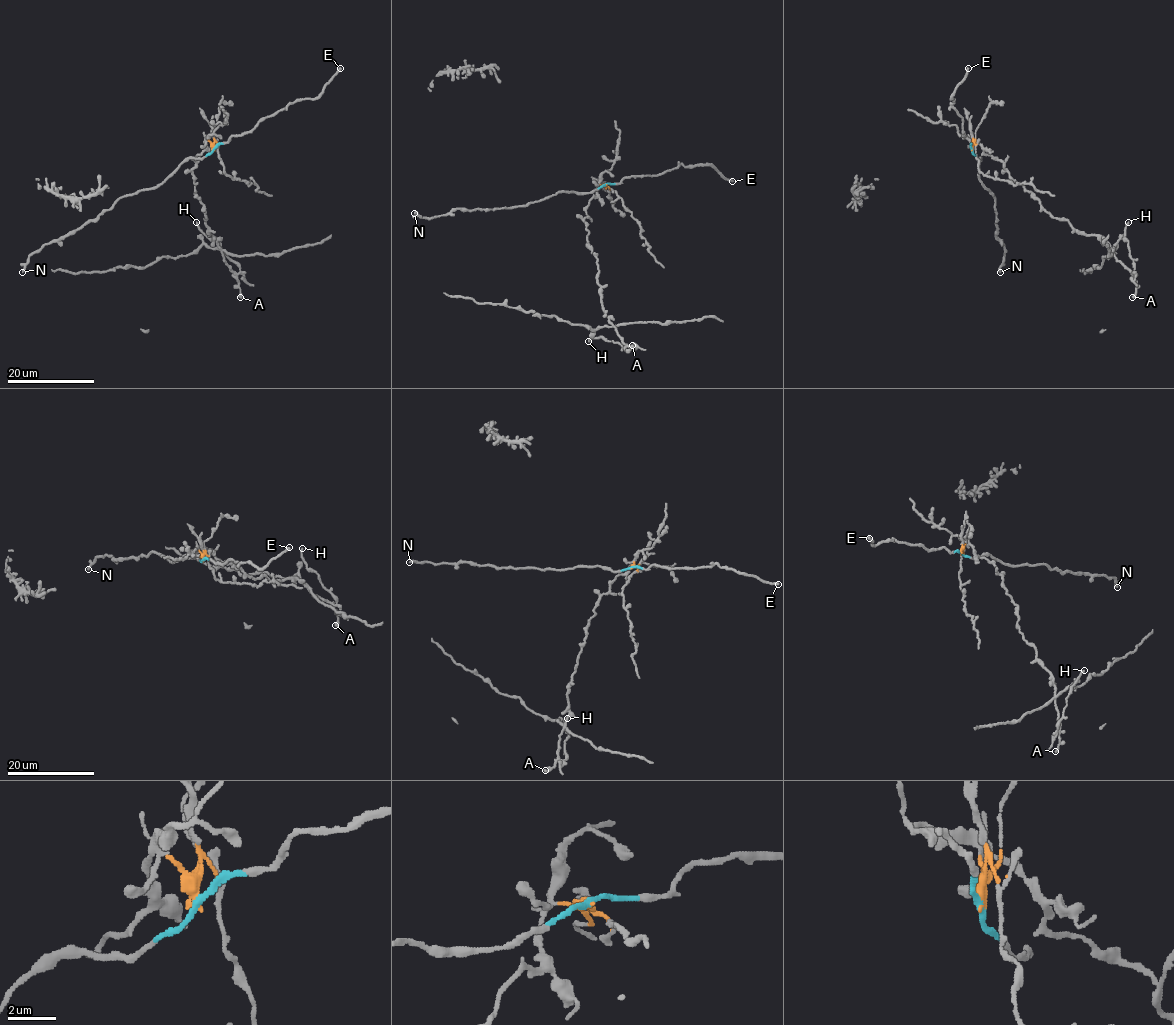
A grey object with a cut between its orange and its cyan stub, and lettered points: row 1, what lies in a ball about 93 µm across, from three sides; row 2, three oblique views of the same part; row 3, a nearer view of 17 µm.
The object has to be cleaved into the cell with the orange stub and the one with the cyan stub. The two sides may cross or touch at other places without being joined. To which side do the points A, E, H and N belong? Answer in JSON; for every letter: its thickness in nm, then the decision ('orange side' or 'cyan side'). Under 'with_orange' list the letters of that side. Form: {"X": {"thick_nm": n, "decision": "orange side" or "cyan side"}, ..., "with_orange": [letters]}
{"A": {"thick_nm": 380, "decision": "orange side"}, "E": {"thick_nm": 240, "decision": "cyan side"}, "H": {"thick_nm": 180, "decision": "orange side"}, "N": {"thick_nm": 240, "decision": "cyan side"}, "with_orange": ["A", "H"]}

